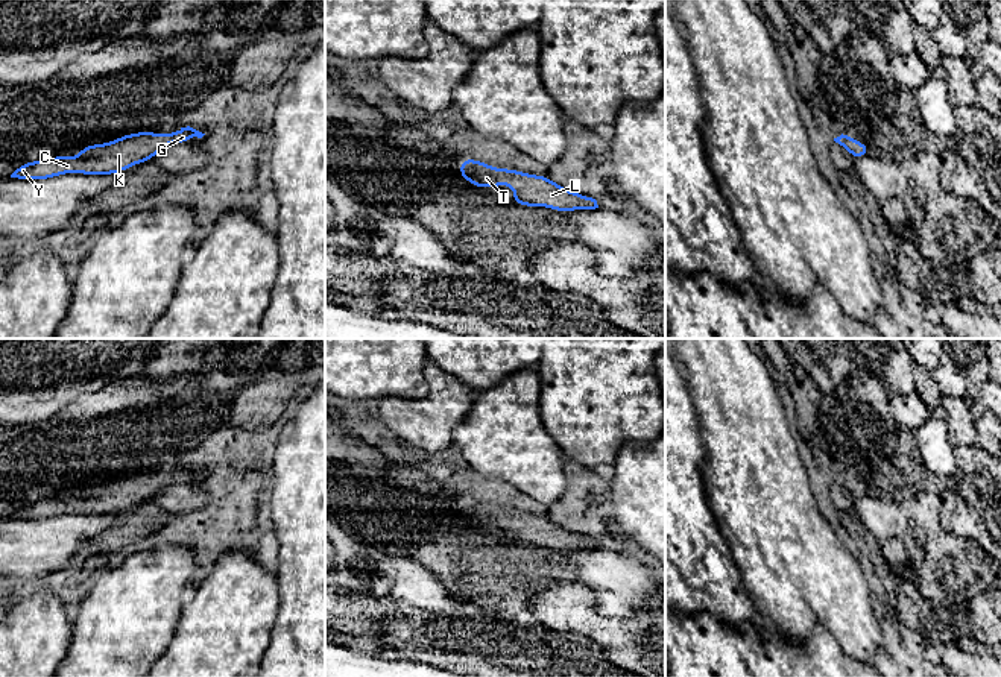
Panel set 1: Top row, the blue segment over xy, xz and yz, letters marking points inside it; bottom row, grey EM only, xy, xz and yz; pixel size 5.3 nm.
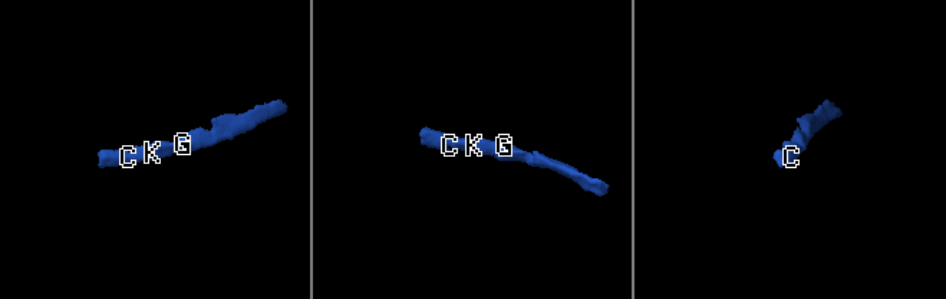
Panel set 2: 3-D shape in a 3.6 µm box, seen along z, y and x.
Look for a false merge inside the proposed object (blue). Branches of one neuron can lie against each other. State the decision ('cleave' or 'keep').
keep

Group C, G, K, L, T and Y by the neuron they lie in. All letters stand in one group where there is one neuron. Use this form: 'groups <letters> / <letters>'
groups C G K L T Y

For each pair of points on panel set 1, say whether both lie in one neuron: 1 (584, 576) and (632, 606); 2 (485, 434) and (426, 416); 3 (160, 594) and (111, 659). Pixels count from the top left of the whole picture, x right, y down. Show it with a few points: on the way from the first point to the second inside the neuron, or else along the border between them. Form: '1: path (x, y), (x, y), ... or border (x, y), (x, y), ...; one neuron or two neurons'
1: path (596, 576), (602, 576), (620, 594); one neuron
2: border (476, 395), (471, 412), (454, 428), (451, 447); two neurons
3: path (143, 610), (117, 636), (116, 642); one neuron

